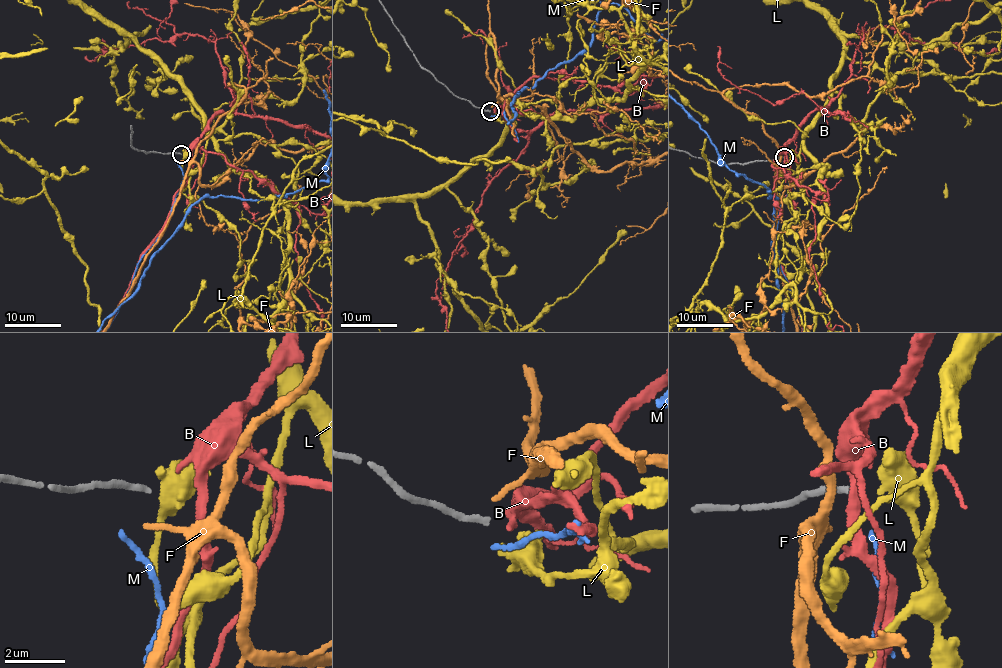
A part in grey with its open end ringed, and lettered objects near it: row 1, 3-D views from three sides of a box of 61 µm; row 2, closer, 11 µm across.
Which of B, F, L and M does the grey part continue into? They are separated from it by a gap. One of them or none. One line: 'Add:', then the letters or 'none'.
Add: B

